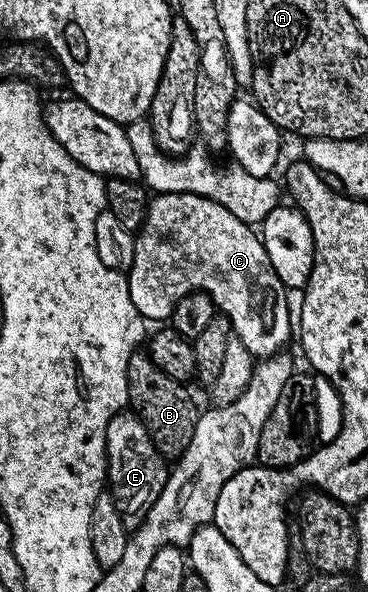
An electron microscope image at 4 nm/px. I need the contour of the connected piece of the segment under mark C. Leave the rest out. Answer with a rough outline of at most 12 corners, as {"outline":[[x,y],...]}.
{"outline":[[156,194],[126,272],[144,320],[204,291],[256,357],[293,307],[256,228]]}

